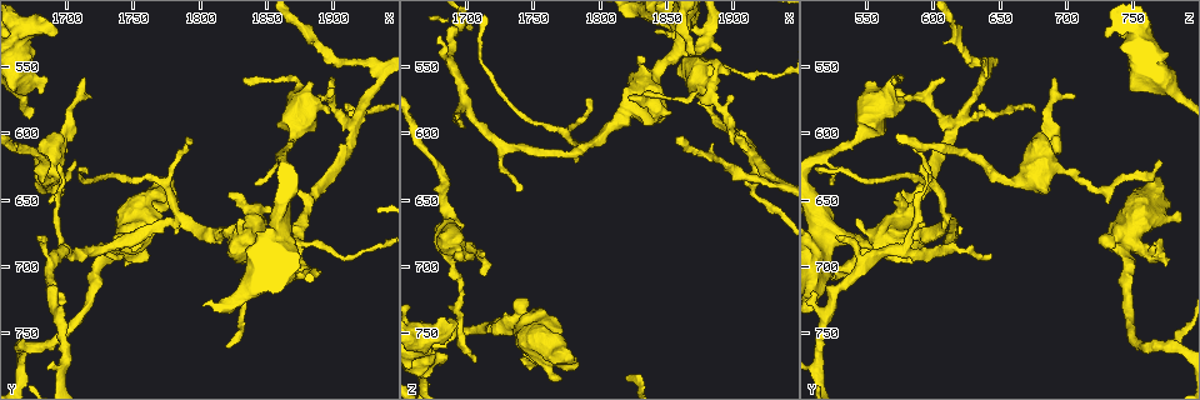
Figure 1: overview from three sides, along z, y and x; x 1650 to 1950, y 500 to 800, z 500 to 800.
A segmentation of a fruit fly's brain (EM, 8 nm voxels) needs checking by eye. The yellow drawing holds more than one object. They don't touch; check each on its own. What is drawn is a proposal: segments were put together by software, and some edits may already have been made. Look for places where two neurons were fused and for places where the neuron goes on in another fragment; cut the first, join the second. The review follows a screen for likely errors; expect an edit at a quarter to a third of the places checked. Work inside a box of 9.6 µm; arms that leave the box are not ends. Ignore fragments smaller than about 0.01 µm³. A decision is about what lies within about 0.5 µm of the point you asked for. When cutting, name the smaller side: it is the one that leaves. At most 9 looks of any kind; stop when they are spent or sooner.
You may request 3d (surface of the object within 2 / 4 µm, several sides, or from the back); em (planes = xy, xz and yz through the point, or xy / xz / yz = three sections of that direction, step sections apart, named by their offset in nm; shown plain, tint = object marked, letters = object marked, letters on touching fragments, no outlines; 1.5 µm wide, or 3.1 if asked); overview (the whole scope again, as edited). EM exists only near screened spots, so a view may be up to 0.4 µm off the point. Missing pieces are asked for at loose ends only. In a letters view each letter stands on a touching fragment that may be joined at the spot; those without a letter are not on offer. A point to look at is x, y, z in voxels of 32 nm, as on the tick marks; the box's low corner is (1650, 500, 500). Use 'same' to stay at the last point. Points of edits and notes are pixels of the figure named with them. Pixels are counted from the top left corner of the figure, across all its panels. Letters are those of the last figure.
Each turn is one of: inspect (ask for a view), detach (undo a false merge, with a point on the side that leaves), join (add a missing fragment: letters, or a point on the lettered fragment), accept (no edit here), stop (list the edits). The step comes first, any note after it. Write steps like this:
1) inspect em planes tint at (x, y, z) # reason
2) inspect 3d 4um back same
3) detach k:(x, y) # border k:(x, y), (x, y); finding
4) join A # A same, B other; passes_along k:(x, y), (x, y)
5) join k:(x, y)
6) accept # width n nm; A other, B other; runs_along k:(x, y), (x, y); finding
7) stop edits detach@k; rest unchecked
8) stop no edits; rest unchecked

inspect 3d 2um at (1822, 646, 576) # an open end

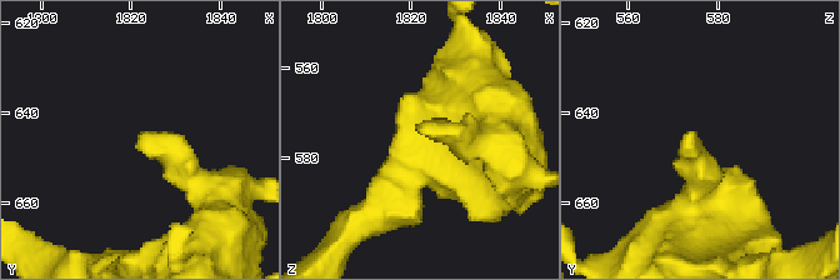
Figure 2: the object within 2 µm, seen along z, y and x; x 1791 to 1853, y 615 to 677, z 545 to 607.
inspect em yz step 4 letters at (1822, 645, 574)

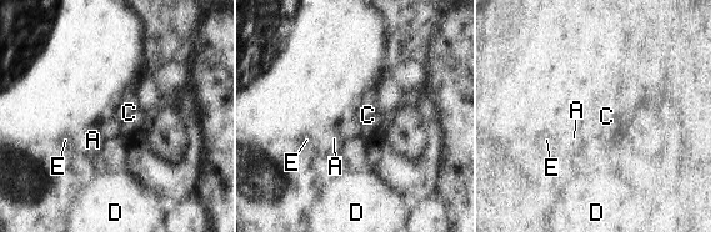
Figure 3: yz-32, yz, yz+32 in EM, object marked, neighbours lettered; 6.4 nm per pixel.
inspect em planes letters same

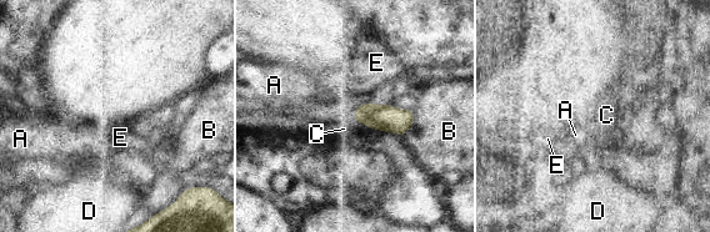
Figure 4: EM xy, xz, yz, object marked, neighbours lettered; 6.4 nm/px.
accept # A other, B other, C other, D other, E other; border 4:(355, 120), (374, 129); no lettered fragment goes on from it

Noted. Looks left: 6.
inspect 3d 4um at (1918, 590, 624) # three-way junction

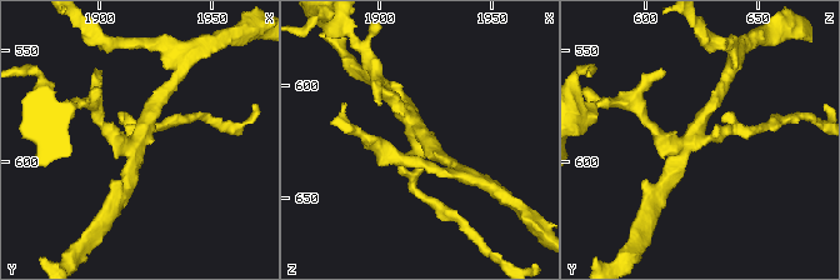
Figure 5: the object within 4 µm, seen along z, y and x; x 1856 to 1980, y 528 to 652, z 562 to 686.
inspect em xz step 8 tint at (1920, 588, 622) # arms 3; now the EM

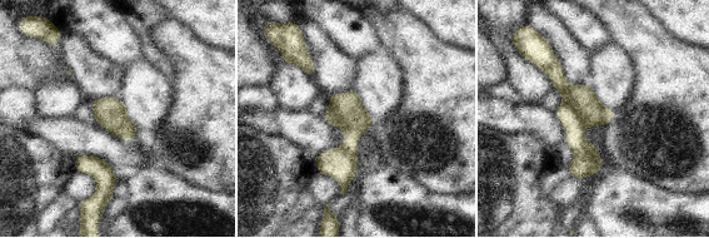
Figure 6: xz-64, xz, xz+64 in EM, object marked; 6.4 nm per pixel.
inspect em planes letters same

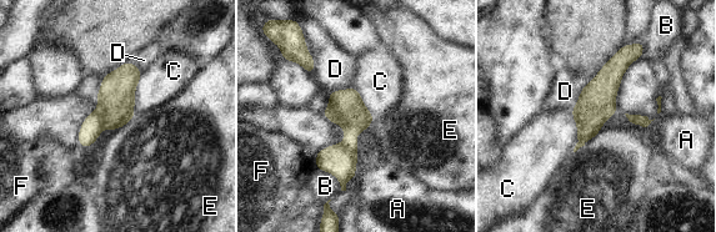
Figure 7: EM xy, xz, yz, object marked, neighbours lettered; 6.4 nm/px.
detach 7:(349, 105) # A other, B other, C other, D other, E other, F other; part_leaving 7:(635, 51), (609, 76), (581, 142); two neurons meet here

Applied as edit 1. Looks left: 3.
inspect 3d 2um at (1742, 690, 640) # thin end

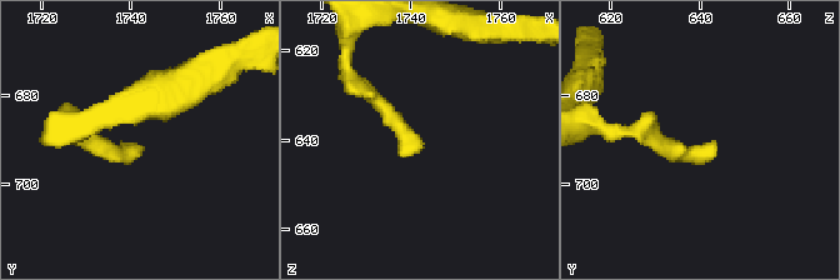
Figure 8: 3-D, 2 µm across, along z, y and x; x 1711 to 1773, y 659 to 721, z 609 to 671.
inspect em planes letters at (1743, 691, 642) # shape alone is not enough

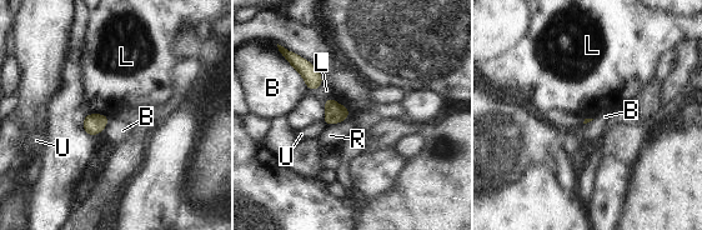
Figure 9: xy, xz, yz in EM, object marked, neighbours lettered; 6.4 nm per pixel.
accept # B other, L other, R other, U other; border 9:(324, 99), (344, 104), (349, 118); none of them fits

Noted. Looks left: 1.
inspect em planes letters at (1742, 700, 774) # branch stops here

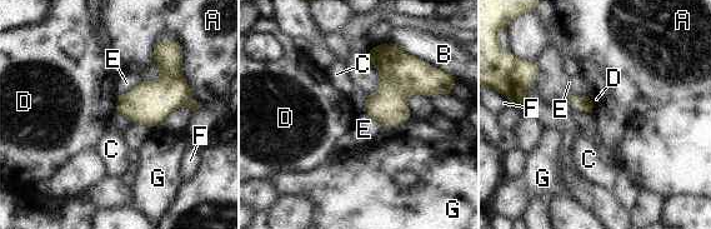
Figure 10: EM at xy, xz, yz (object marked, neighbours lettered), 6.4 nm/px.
accept # A other, B other, C other, D other, E other, F other, G other; border 10:(361, 111), (377, 119), (385, 132); none of them fits

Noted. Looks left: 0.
stop edits detach@7; rest unchecked

